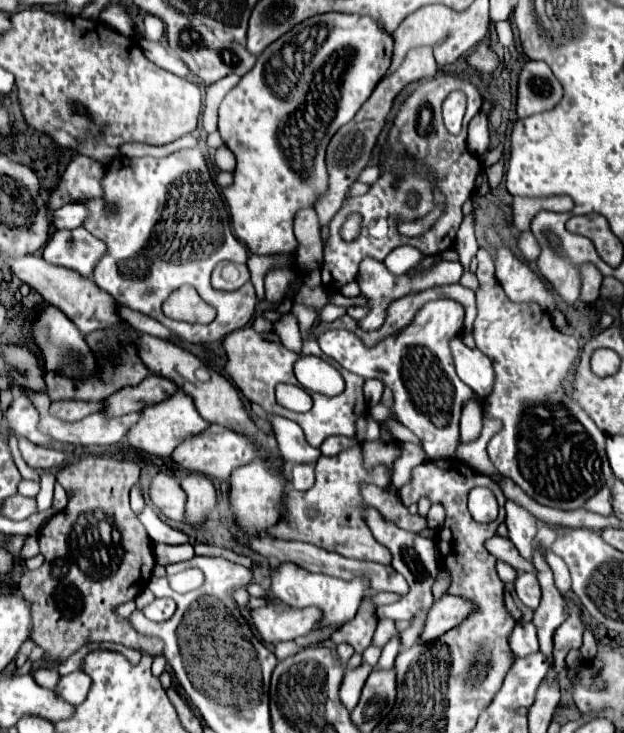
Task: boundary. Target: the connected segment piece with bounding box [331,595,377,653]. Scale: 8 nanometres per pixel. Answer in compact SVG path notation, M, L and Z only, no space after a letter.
M365 595L357 615L351 621L347 621L345 625L341 625L337 631L333 631L331 641L335 645L349 643L355 649L355 653L363 653L371 645L371 637L375 633L375 627L377 627L375 603L369 595Z

